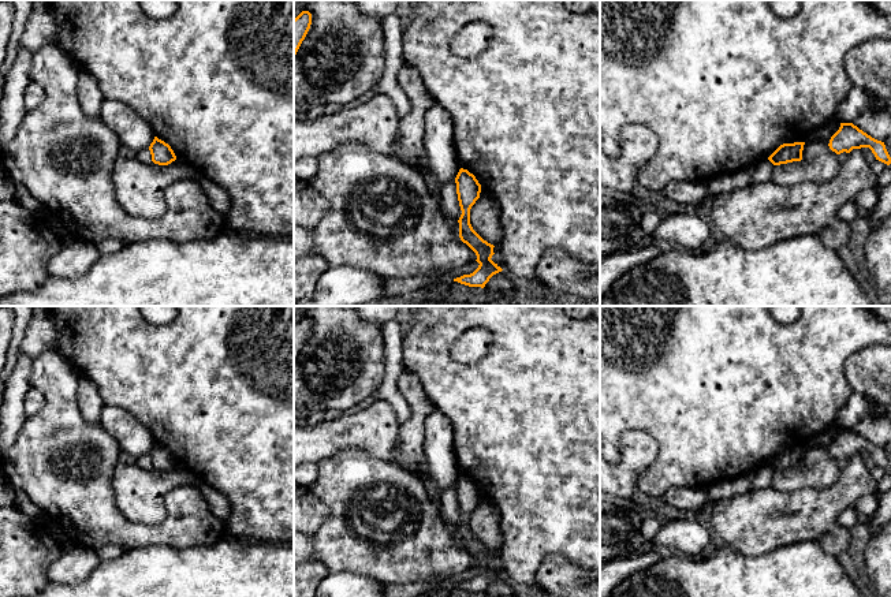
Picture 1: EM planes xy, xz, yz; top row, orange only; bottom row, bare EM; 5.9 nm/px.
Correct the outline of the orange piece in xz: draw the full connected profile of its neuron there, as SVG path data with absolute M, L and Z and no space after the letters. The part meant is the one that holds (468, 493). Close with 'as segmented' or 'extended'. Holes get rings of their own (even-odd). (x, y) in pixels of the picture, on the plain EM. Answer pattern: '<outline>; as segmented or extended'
M461 474L456 484L456 500L462 520L458 526L459 529L459 544L466 549L477 561L478 574L470 579L454 585L461 590L469 593L481 593L484 594L489 585L502 578L503 575L495 570L491 564L493 559L493 551L484 546L470 530L470 515L480 504L481 490L473 480L467 475Z; as segmented

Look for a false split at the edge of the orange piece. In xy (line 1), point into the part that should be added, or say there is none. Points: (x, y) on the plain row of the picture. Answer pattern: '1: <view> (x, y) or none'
1: none

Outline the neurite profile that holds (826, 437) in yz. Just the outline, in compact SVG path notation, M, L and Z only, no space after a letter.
M831 425L827 430L810 439L810 441L806 444L805 448L813 447L813 445L830 447L831 443L839 436L839 433L840 433L840 429L836 425Z

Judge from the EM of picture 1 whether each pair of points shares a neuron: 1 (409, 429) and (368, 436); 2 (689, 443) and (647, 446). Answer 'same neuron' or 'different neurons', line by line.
1: different neurons
2: different neurons

